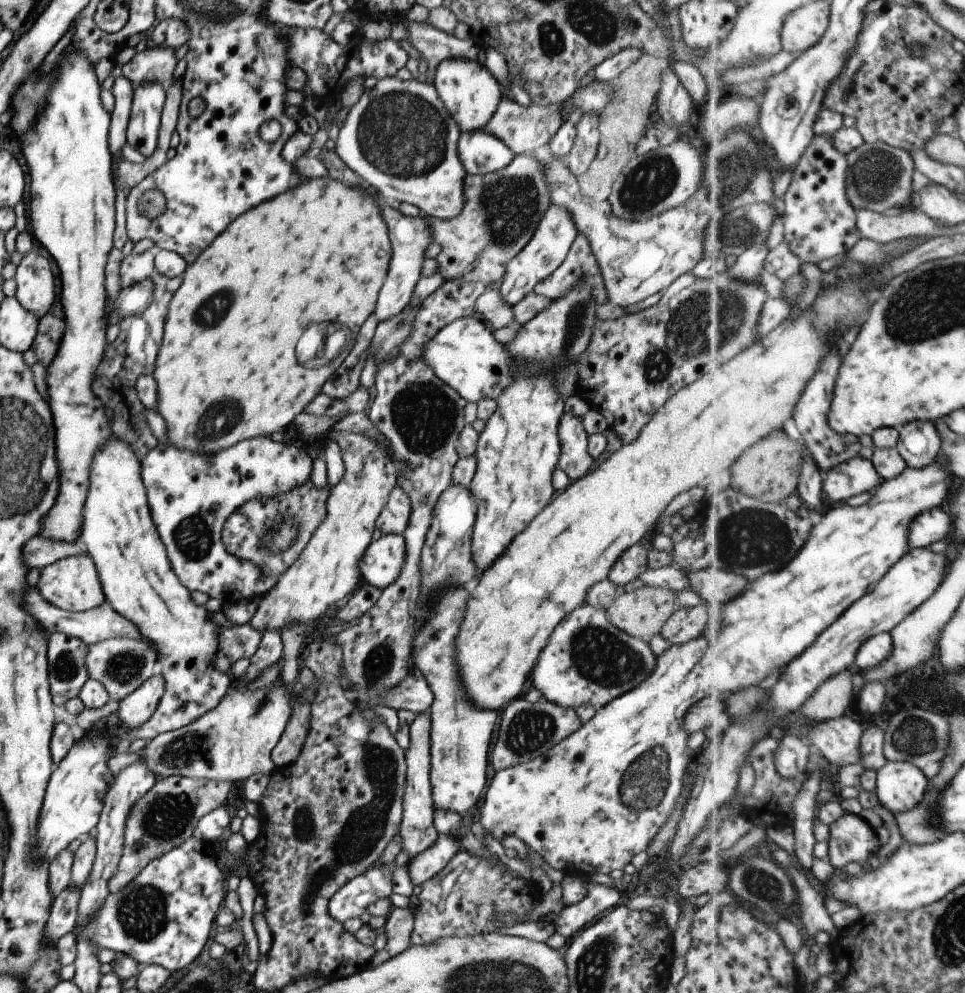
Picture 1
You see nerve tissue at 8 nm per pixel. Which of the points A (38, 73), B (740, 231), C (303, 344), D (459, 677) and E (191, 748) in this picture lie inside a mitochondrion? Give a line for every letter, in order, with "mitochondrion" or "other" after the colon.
A: other
B: mitochondrion
C: mitochondrion
D: other
E: mitochondrion

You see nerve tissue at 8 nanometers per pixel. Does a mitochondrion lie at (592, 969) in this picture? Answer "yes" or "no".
yes

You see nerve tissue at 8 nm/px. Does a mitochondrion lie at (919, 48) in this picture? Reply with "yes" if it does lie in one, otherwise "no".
yes

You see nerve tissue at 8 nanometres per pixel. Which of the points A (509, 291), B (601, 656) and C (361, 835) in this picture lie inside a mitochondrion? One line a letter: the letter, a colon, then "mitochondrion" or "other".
A: other
B: mitochondrion
C: mitochondrion

